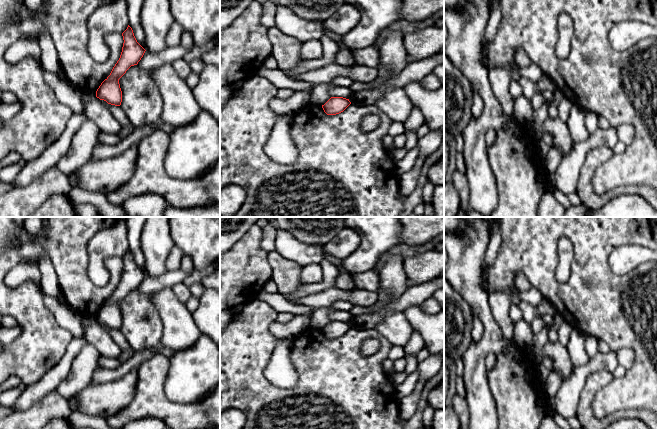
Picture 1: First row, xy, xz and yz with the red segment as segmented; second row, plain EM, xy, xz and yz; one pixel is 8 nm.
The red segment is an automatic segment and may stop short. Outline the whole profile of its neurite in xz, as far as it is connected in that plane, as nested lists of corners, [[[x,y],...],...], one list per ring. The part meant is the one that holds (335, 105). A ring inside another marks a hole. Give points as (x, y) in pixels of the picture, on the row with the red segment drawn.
[[[331,97],[322,108],[327,115],[336,115],[343,112],[351,102],[343,97]]]

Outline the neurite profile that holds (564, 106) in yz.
[[[563,97],[557,106],[558,119],[561,120],[562,122],[567,123],[568,118],[570,116],[571,107],[572,102],[568,98]]]

